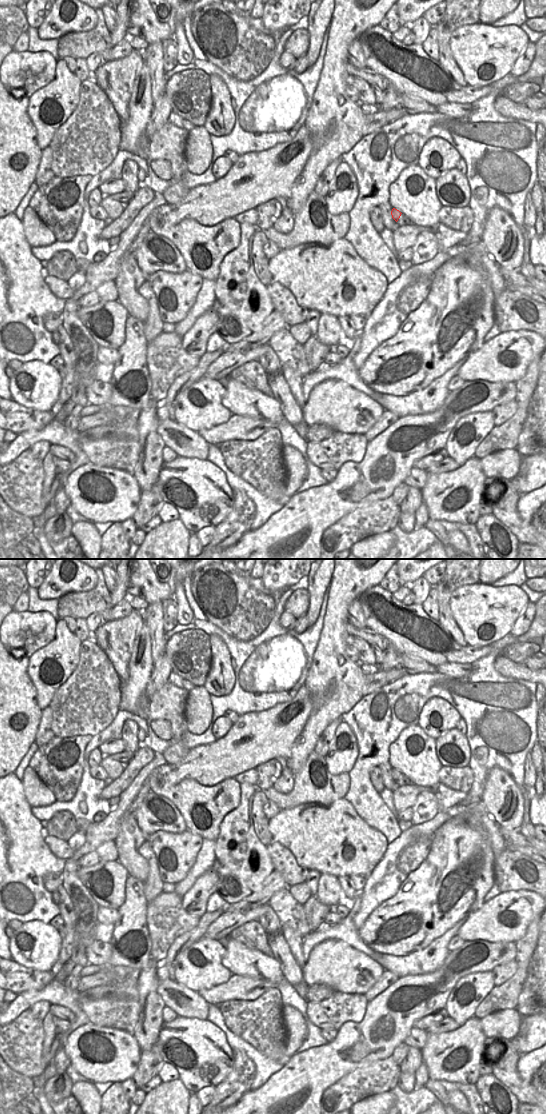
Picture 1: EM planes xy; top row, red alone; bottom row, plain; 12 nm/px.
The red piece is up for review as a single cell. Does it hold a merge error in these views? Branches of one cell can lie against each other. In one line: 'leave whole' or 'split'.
leave whole

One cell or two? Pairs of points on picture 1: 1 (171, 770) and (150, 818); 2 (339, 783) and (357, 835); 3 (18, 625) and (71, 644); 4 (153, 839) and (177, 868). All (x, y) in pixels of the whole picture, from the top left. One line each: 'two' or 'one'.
1: two
2: two
3: two
4: one

